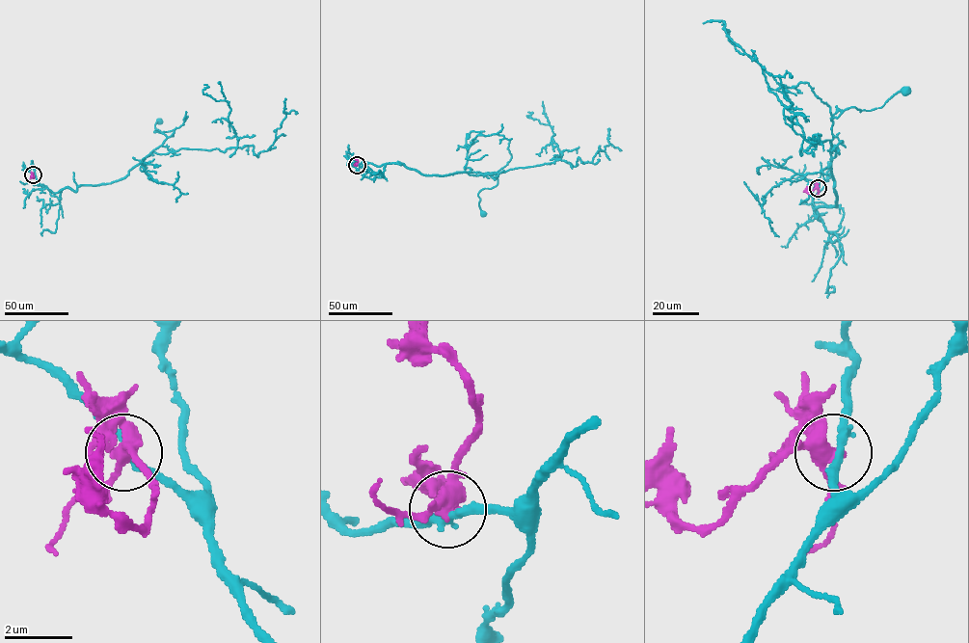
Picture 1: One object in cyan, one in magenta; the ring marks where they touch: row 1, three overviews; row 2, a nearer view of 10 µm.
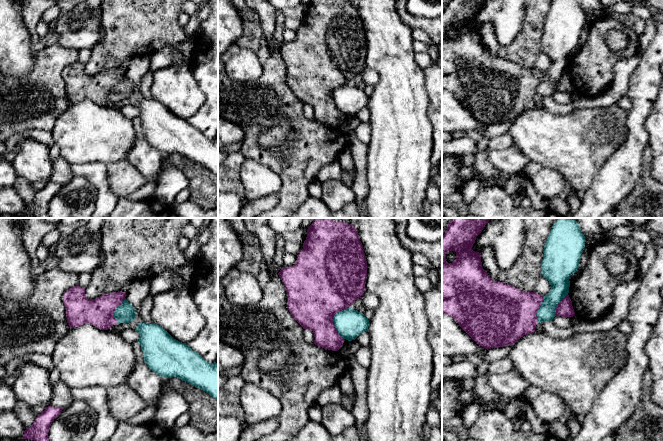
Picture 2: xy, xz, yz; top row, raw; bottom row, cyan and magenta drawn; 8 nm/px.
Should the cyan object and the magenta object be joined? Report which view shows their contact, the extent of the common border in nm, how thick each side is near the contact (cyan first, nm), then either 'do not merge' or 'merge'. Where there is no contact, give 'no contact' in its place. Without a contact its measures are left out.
contact in xz; length 260 nm; calibres 240 and 440 nm; do not merge

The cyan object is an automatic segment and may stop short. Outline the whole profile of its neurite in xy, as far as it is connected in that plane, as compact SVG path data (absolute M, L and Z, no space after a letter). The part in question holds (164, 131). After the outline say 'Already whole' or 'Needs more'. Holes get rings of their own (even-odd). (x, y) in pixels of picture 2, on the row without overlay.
M142 97L136 103L144 138L164 154L177 153L218 176L218 140L209 139L188 120L174 115L155 99Z. Already whole

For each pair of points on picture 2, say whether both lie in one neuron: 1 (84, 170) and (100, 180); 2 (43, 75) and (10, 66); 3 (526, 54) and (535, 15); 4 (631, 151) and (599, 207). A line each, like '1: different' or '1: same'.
1: same
2: different
3: same
4: same

